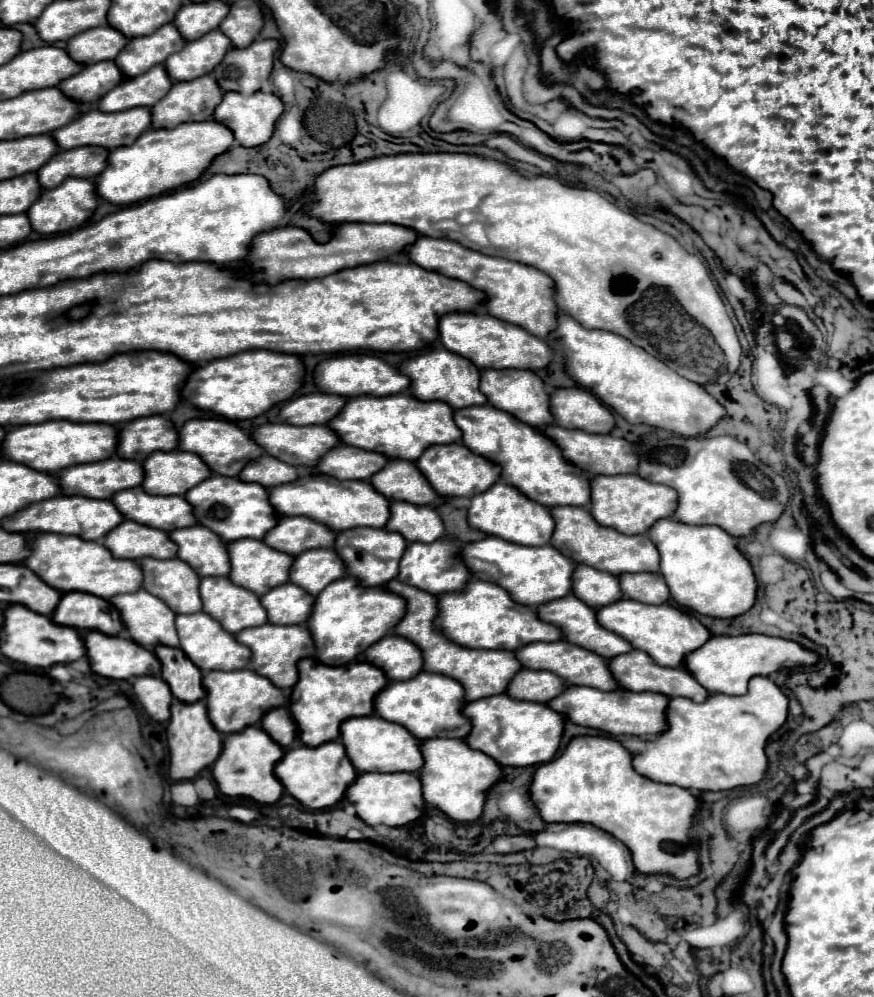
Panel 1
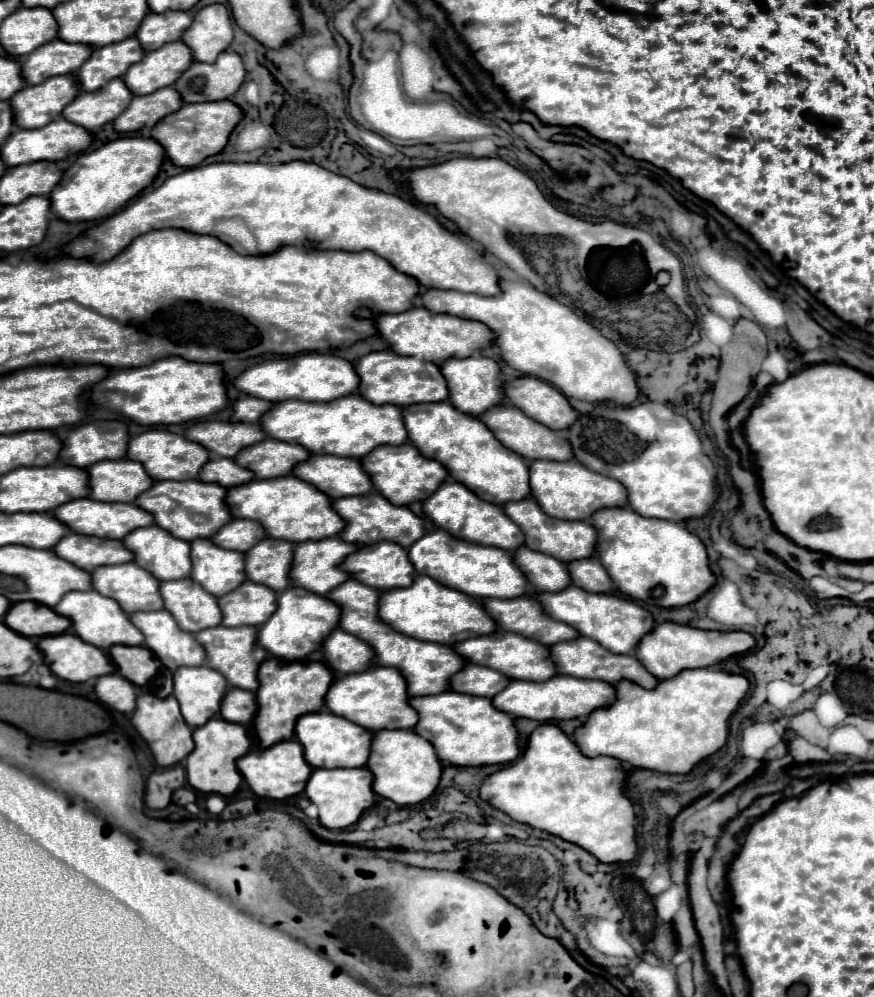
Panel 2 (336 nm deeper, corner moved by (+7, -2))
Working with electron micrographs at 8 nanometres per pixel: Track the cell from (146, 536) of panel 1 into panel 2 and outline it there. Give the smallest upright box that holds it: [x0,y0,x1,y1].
[53,532,135,572]

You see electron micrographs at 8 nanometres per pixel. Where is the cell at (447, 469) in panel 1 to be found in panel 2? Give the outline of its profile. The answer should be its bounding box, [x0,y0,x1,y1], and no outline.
[361,442,449,506]

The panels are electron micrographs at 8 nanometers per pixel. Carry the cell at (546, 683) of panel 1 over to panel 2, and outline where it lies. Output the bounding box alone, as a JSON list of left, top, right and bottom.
[455,664,511,698]

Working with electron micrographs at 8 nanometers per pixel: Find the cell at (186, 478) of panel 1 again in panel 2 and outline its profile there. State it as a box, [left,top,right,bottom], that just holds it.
[89,458,155,502]

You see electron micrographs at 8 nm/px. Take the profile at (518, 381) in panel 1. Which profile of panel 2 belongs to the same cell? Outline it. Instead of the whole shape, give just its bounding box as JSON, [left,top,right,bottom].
[441,354,507,416]

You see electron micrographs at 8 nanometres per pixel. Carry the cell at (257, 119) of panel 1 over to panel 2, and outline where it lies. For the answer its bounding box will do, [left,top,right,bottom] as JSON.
[151,100,245,168]

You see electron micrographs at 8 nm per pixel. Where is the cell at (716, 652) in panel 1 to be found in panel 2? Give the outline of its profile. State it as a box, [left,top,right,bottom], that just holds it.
[635,622,757,680]

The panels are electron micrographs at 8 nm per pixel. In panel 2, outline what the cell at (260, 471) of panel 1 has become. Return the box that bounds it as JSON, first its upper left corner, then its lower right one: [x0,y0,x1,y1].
[199,458,255,488]

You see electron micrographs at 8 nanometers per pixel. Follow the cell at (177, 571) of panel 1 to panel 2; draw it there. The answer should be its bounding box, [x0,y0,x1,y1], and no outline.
[91,562,163,612]

